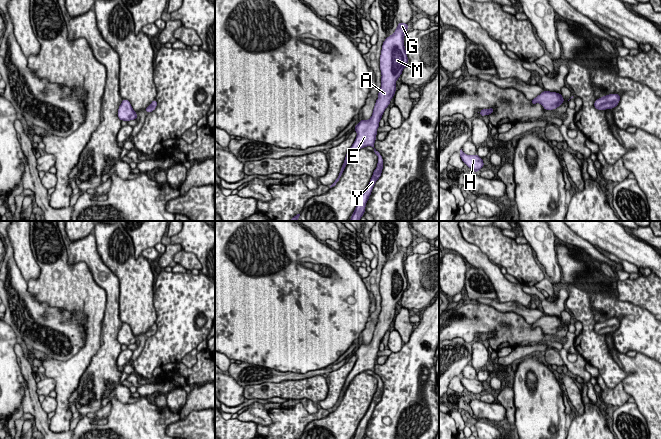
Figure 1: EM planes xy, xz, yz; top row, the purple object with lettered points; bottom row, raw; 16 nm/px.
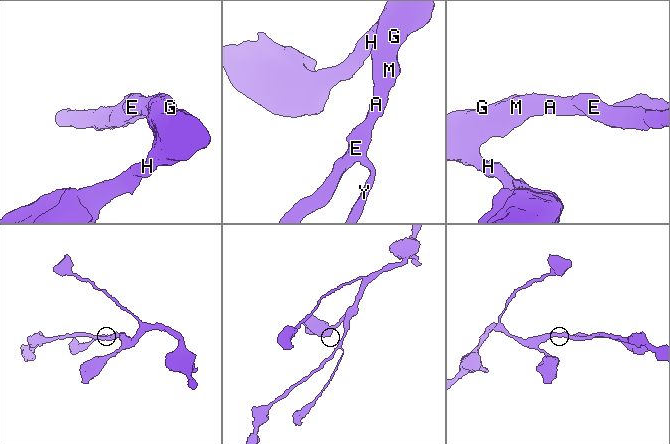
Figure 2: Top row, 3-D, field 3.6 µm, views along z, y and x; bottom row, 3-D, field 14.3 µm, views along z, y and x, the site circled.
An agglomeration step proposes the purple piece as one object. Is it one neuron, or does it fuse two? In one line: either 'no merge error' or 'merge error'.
no merge error

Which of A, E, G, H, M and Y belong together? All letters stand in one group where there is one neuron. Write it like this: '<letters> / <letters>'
A E G H M Y

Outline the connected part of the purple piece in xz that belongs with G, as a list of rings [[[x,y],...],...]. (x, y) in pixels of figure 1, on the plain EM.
[[[399,246],[395,256],[383,266],[380,279],[381,311],[372,340],[369,344],[360,344],[354,351],[357,357],[356,363],[346,377],[338,402],[330,412],[335,410],[339,405],[347,387],[357,374],[367,370],[374,372],[379,346],[382,343],[385,333],[389,330],[391,323],[394,321],[396,305],[408,288],[408,280],[404,270],[404,260],[408,251],[409,248]]]

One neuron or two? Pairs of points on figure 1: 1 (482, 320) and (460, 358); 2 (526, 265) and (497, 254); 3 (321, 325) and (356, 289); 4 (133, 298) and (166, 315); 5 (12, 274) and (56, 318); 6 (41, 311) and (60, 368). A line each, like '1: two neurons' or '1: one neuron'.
1: two neurons
2: one neuron
3: one neuron
4: two neurons
5: one neuron
6: two neurons

